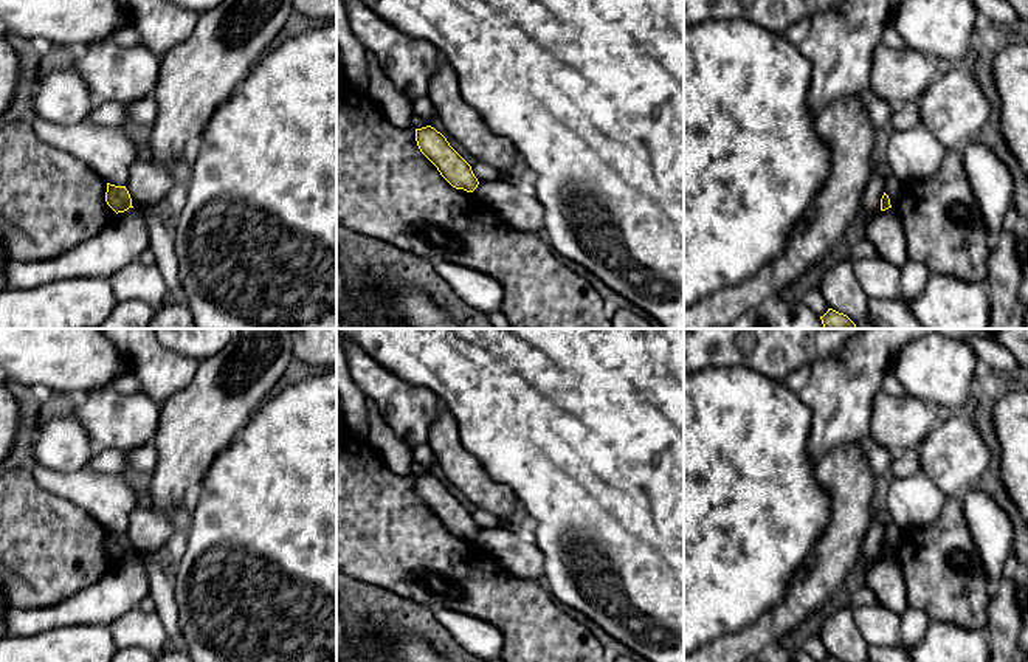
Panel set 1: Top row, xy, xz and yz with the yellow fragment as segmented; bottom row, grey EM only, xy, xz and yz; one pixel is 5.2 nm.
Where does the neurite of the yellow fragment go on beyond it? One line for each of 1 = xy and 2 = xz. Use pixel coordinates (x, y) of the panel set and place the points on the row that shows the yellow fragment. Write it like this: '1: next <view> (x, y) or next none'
1: next none
2: next none

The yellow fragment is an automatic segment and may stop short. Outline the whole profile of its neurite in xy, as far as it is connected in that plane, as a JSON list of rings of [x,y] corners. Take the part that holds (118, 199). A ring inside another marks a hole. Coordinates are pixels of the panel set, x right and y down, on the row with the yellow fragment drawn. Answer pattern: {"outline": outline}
{"outline": [[[107,183],[105,202],[116,214],[133,208],[126,186],[115,186]]]}

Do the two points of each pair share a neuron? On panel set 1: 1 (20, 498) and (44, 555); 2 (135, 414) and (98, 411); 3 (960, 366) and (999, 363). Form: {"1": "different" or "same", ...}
{"1": "same", "2": "same", "3": "different"}

